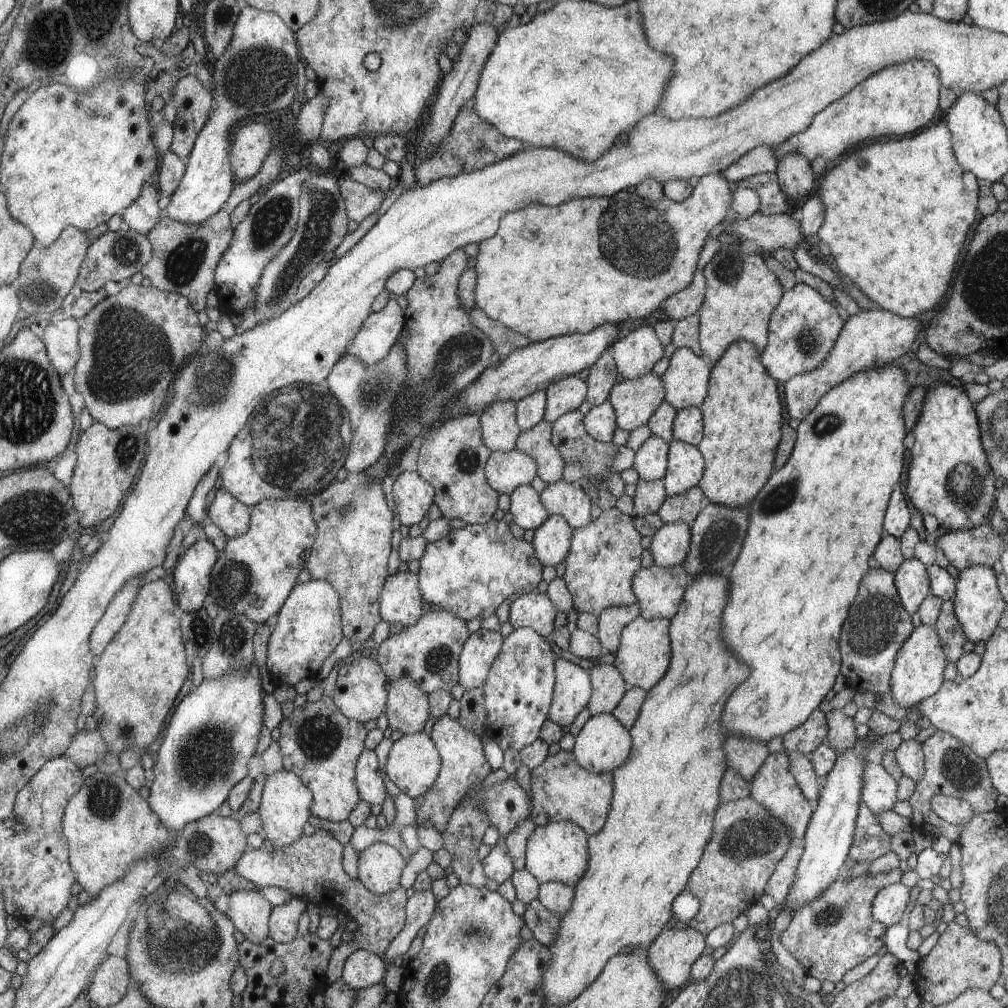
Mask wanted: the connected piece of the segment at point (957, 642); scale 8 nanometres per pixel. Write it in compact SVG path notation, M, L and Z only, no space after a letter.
M954 598L943 601L935 628L943 640L943 650L947 652L948 660L956 662L964 654L967 638L955 615Z

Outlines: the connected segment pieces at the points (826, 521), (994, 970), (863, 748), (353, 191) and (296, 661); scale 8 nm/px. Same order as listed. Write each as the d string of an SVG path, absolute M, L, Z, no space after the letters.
M892 364L882 366L882 368L876 368L876 370L864 370L864 372L858 372L854 374L852 378L844 382L840 382L838 386L835 386L834 389L828 390L827 394L824 394L823 398L820 398L819 404L814 410L804 420L800 421L798 428L796 429L796 442L794 445L794 452L791 452L790 460L788 460L788 466L782 466L776 474L772 474L772 482L768 482L768 486L764 486L764 490L760 490L758 496L751 501L750 504L750 514L749 514L749 525L747 528L746 536L743 540L742 550L738 558L735 560L734 566L729 574L729 582L731 583L731 597L728 598L727 609L724 610L723 614L723 636L724 642L728 642L728 648L736 654L736 658L740 658L740 662L748 664L748 668L752 670L752 678L748 678L748 682L744 682L744 686L740 686L740 690L736 690L736 694L732 694L732 698L728 698L728 710L724 710L724 730L728 730L730 734L742 734L742 736L748 736L752 740L762 740L762 742L769 742L772 738L776 736L783 736L791 730L798 728L798 726L803 725L804 722L808 720L808 717L811 716L815 710L820 710L820 706L824 702L828 702L828 694L832 694L834 690L834 683L836 682L836 677L842 674L842 652L840 652L840 636L842 636L842 624L848 616L848 610L850 610L850 604L852 600L856 598L856 592L858 592L858 584L862 580L862 576L868 572L868 558L872 556L876 544L880 542L882 538L882 522L884 522L884 514L887 514L886 508L888 508L888 503L891 497L892 492L896 492L900 487L900 482L904 482L904 474L908 474L908 465L909 465L909 454L910 449L908 446L904 446L904 442L908 442L908 434L912 434L913 431L907 430L907 419L904 418L904 405L907 404L908 394L912 394L912 388L916 386L910 386L908 384L908 378L906 372L900 368L900 366L894 366Z
M954 921L938 938L930 953L920 959L918 970L914 974L916 993L920 1001L932 1002L935 1007L948 1004L968 989L990 988L1003 979L1001 975L1002 956L1000 949L993 943L980 940L969 928L964 928Z
M860 740L854 748L837 754L836 764L826 778L823 795L818 798L818 806L813 810L802 838L804 852L797 864L794 884L788 892L786 902L782 902L775 913L786 910L794 916L798 908L820 898L820 894L824 894L824 890L828 890L828 886L832 886L832 882L839 879L840 868L844 866L854 841L856 821L860 804L863 802L864 770L870 763L868 758L874 748L872 744L872 740Z
M345 175L338 179L338 184L349 220L358 223L377 212L386 197L384 192L370 190L364 184L353 181Z
M312 579L310 582L297 583L291 590L290 596L284 602L276 618L276 627L273 629L267 646L267 661L269 676L276 684L286 683L293 685L303 678L317 679L322 662L334 652L336 644L342 640L343 624L340 624L340 605L342 599L339 591L325 580Z

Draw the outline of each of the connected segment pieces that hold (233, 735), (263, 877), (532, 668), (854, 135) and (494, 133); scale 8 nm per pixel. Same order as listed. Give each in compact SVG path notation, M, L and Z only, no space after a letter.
M252 662L248 670L232 670L216 680L204 679L199 686L187 689L176 706L176 714L172 714L172 722L168 722L166 734L157 751L158 760L153 766L154 781L146 790L152 810L160 816L160 822L170 832L180 832L192 822L212 814L248 774L248 760L256 752L254 748L264 720L261 675L262 668L257 662Z
M322 821L312 836L304 835L304 838L300 838L290 846L274 847L274 852L268 852L263 847L248 848L234 866L238 876L249 880L258 888L283 888L290 894L294 894L296 898L304 898L308 903L330 912L344 912L348 918L358 922L358 930L354 932L352 942L341 942L332 953L331 965L328 966L325 980L326 985L331 985L341 978L344 963L355 950L370 950L382 957L390 948L392 940L398 936L406 924L408 892L400 886L390 894L372 894L363 882L354 880L346 874L342 866L343 852L344 846L326 831Z
M530 627L514 629L508 638L504 640L503 650L496 657L491 666L490 676L481 688L484 690L484 700L490 722L490 736L503 751L522 750L525 746L532 744L540 736L542 724L548 718L550 702L552 702L552 692L554 690L554 650L550 644L542 638L537 630Z
M916 59L896 63L860 82L848 94L821 110L808 129L794 134L788 141L772 147L772 150L778 162L786 154L796 152L805 156L808 162L822 156L830 165L832 158L838 158L862 140L878 136L908 136L918 132L918 128L926 128L938 112L938 94L940 78L934 64Z
M470 102L462 106L462 110L456 116L456 121L452 124L450 134L438 146L436 156L428 158L428 160L422 160L422 162L416 158L416 168L414 168L416 182L418 186L430 186L432 182L436 182L440 178L470 174L475 170L482 170L484 166L496 164L504 158L510 158L512 154L520 152L525 147L526 145L520 140L504 136L500 130L496 130L496 126L492 126L492 123L480 118L474 110L474 104Z

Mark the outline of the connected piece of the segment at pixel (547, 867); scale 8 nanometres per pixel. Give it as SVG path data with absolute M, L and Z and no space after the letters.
M560 821L537 826L526 843L525 869L538 880L544 882L561 882L575 887L584 874L590 858L590 835L583 827L570 821Z

